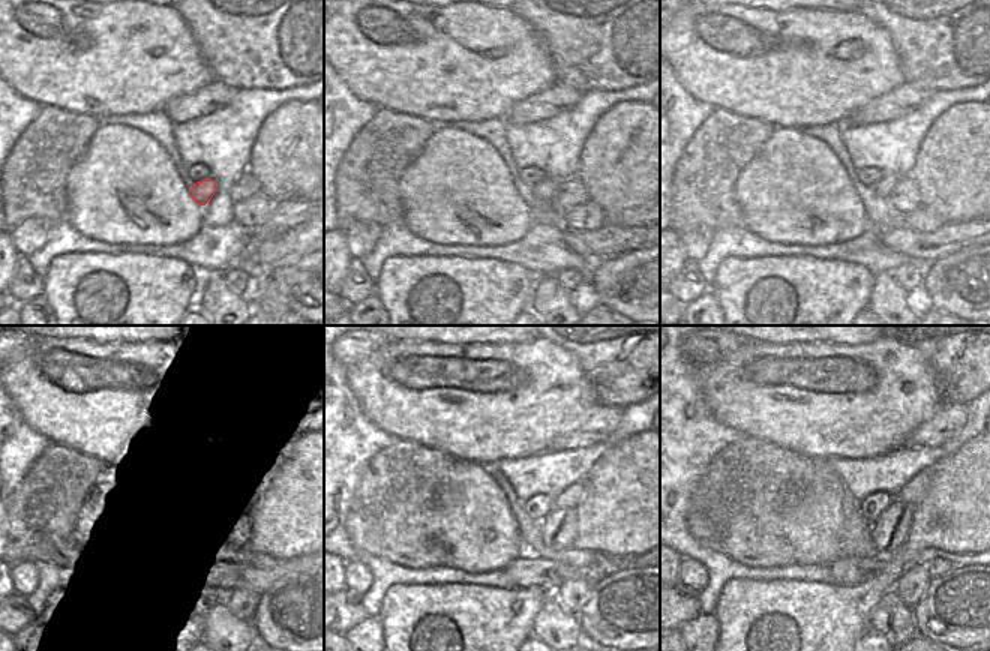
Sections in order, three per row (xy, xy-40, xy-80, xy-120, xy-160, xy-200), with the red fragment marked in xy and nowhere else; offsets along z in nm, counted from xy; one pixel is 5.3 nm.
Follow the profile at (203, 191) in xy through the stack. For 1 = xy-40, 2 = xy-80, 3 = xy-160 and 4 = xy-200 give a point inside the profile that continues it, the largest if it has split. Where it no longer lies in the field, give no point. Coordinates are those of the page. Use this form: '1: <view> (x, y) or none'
1: xy-40 (545, 191)
2: xy-80 (885, 185)
3: xy-160 (570, 498)
4: xy-200 (912, 492)

